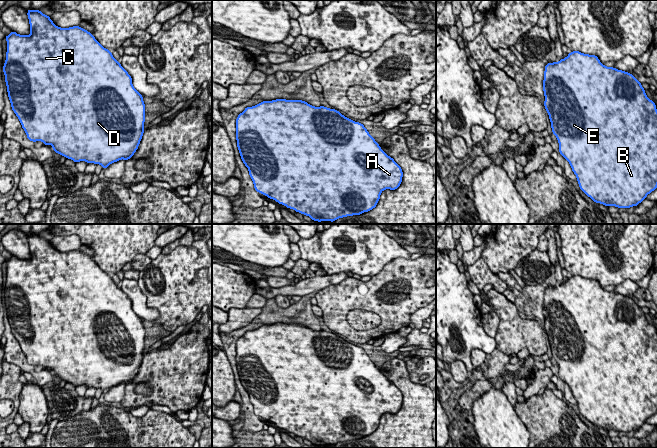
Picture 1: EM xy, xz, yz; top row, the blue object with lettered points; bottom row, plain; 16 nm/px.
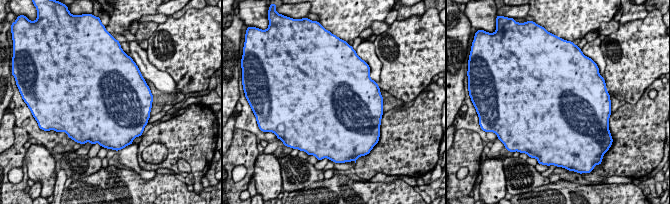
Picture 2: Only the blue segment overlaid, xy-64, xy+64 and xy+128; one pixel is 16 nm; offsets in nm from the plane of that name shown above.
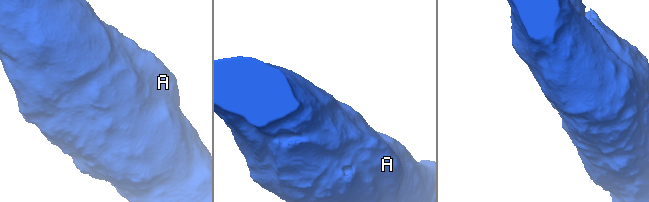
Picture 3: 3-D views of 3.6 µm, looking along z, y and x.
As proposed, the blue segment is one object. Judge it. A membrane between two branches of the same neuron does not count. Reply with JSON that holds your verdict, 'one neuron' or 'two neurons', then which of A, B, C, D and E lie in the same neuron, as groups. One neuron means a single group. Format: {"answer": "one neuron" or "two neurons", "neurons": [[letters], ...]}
{"answer": "one neuron", "neurons": [["A", "B", "C", "D", "E"]]}

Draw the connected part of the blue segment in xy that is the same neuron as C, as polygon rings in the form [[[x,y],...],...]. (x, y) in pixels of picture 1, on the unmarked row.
[[[28,233],[27,235],[31,258],[19,259],[16,256],[11,255],[8,260],[6,259],[5,263],[7,264],[7,276],[6,285],[3,290],[11,331],[21,346],[22,352],[27,359],[27,363],[33,366],[42,365],[44,369],[50,368],[55,377],[59,377],[61,380],[65,380],[76,387],[86,385],[87,388],[100,388],[103,393],[106,393],[110,388],[121,383],[130,383],[138,373],[142,363],[145,351],[144,346],[146,335],[143,321],[133,311],[131,300],[121,290],[120,286],[115,284],[111,275],[104,272],[87,254],[79,250],[60,252],[53,247],[49,240],[43,238],[40,234]]]

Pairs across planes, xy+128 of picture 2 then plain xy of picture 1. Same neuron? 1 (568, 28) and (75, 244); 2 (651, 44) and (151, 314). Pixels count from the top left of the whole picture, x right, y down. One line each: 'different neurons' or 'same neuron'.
1: different neurons
2: different neurons

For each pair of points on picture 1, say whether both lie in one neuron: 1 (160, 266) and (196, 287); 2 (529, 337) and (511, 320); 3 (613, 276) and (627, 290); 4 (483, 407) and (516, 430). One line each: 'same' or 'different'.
1: same
2: same
3: different
4: same

